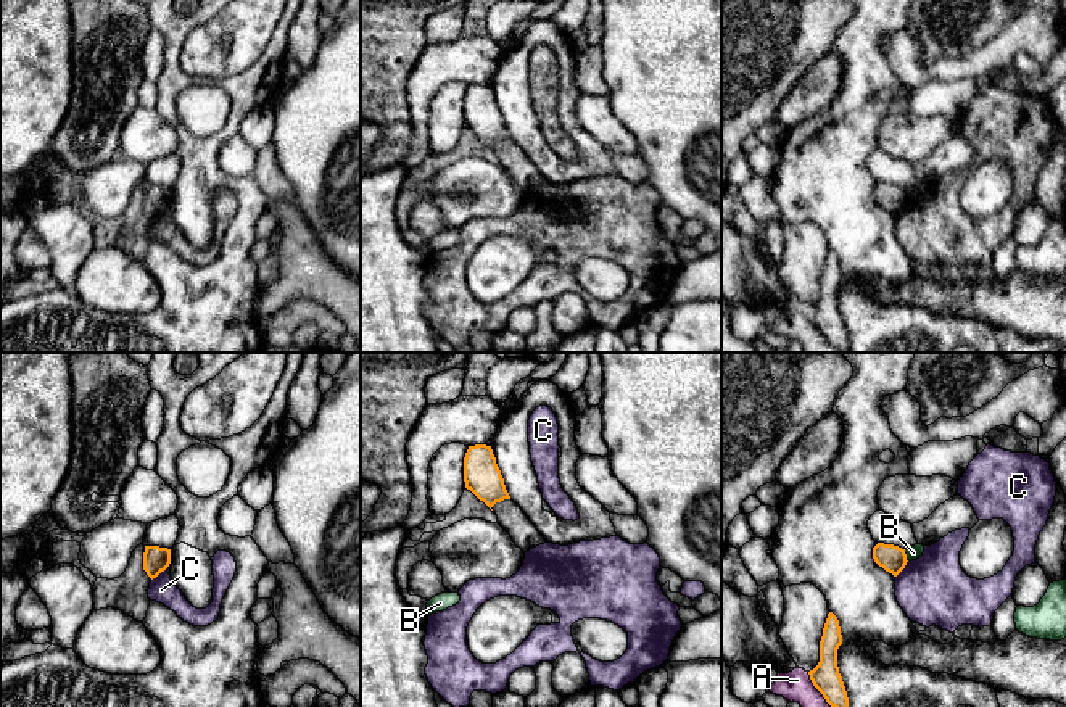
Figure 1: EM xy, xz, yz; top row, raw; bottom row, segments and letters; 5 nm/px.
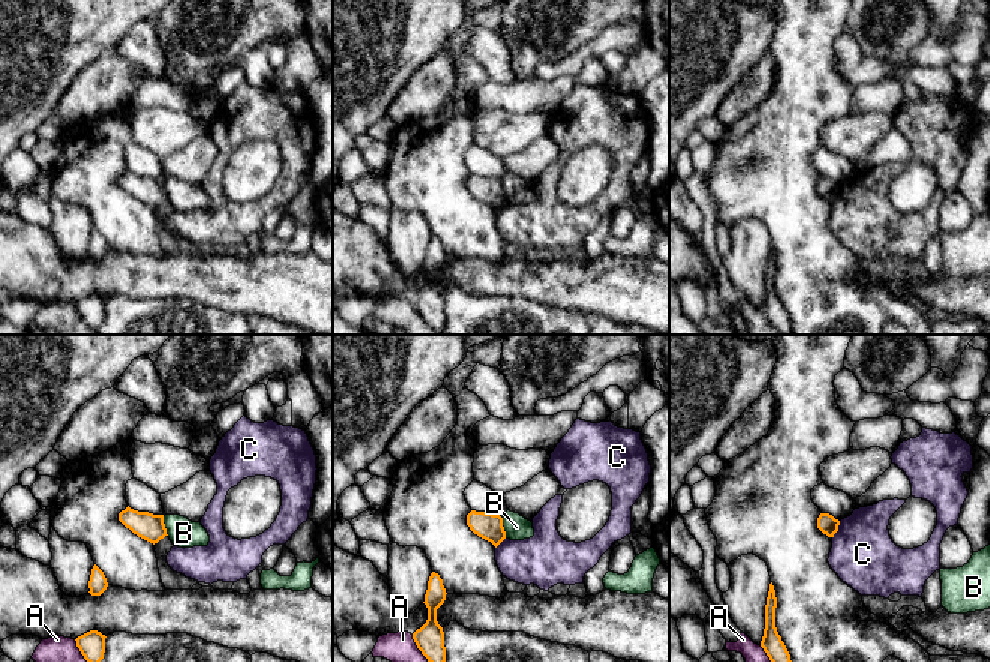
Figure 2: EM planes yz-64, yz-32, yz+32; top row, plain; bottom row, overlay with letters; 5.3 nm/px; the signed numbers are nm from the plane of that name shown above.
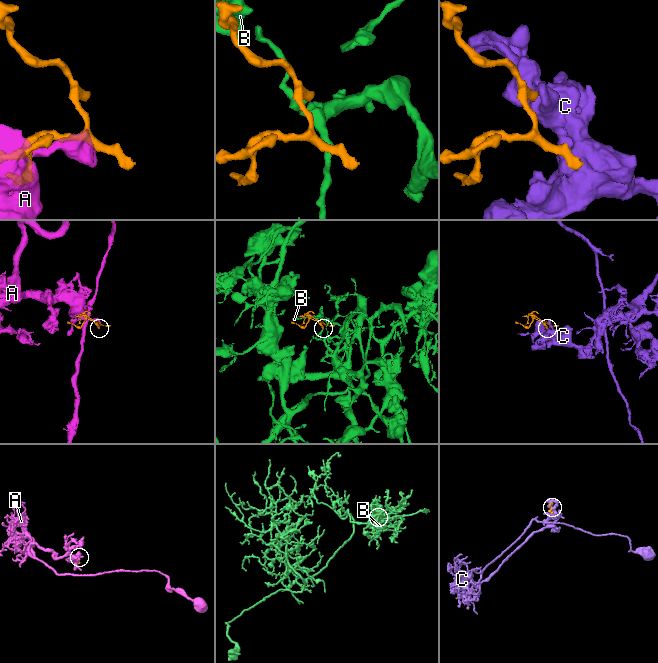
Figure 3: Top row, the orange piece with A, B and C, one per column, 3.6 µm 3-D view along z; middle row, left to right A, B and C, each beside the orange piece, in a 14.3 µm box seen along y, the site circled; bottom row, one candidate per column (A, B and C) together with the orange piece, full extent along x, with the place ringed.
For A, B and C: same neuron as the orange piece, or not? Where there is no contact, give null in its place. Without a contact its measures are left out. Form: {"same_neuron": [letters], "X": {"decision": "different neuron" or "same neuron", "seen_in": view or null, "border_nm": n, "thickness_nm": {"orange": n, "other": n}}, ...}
{"same_neuron": [], "A": {"decision": "different neuron", "seen_in": "yz", "border_nm": 220, "thickness_nm": {"orange": 140, "other": 150}}, "B": {"decision": "different neuron", "seen_in": "yz", "border_nm": 70, "thickness_nm": {"orange": 140, "other": 70}}, "C": {"decision": "different neuron", "seen_in": "xy", "border_nm": 100, "thickness_nm": {"orange": 130, "other": 130}}}

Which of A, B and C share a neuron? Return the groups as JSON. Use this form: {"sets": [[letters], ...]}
{"sets": [["A"], ["B"], ["C"]]}

